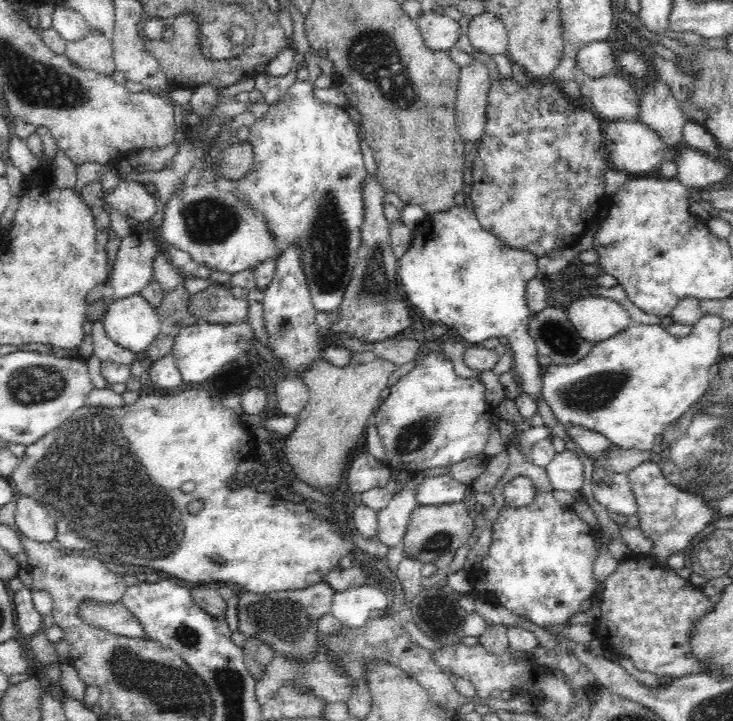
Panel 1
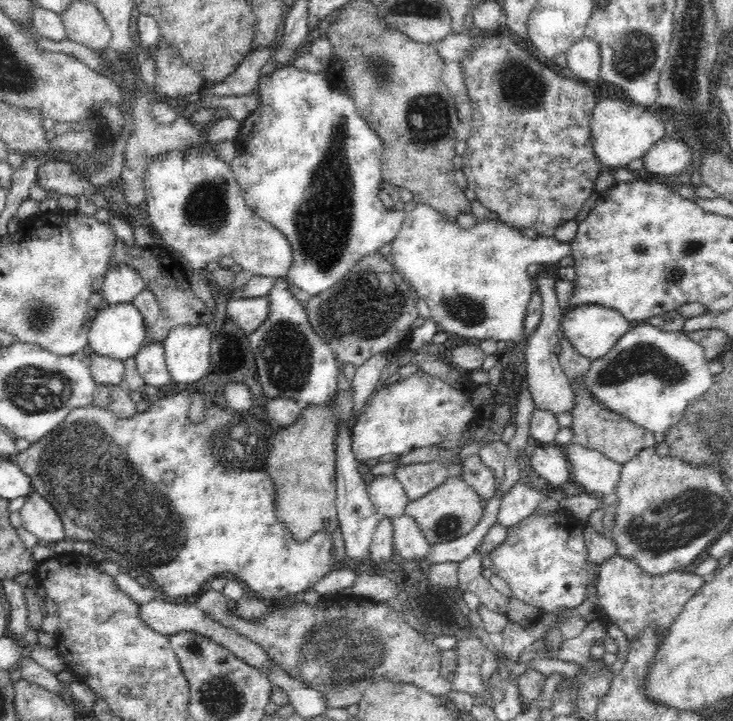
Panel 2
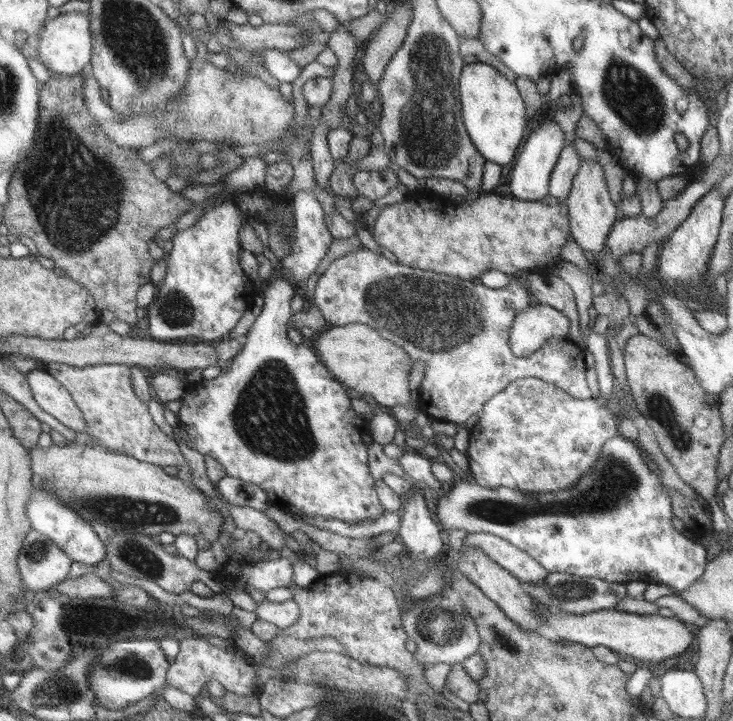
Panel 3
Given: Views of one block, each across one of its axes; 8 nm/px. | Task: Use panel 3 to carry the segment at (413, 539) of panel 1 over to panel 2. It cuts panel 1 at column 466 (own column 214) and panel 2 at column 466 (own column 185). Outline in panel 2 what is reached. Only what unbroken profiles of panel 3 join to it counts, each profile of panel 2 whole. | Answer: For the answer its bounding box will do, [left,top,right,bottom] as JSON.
[404,476,485,544]

